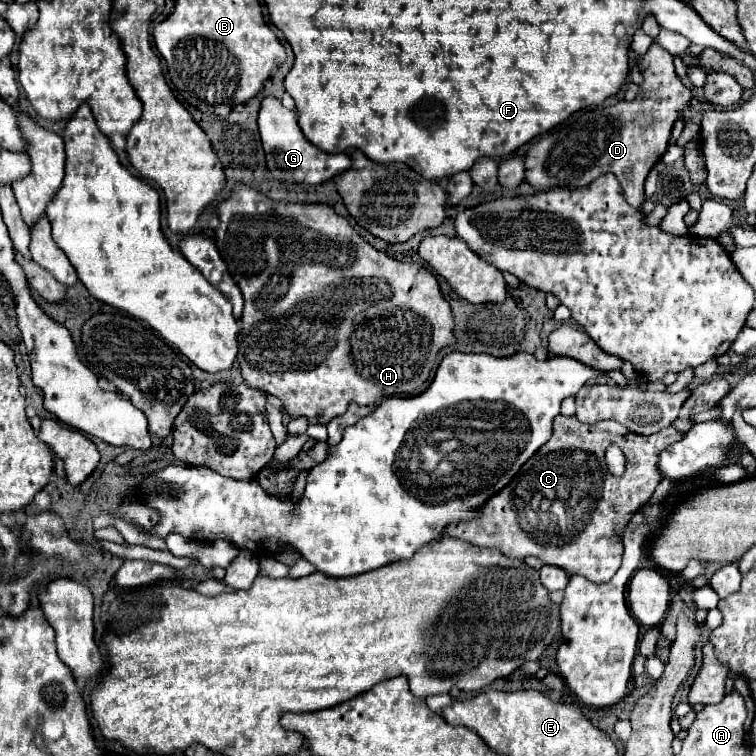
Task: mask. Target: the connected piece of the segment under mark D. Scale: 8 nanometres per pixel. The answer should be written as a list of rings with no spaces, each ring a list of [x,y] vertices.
[[[657,41],[639,57],[639,67],[645,81],[635,101],[619,101],[613,107],[579,111],[529,147],[525,155],[525,179],[535,193],[553,187],[585,187],[599,175],[613,173],[623,187],[627,203],[635,209],[641,207],[645,201],[645,179],[667,151],[673,123],[679,119],[679,113],[687,109],[693,95],[677,77],[673,55]]]

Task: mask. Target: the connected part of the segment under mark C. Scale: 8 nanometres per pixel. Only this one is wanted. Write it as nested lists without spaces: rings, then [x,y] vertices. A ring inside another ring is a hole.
[[[557,415],[553,423],[553,435],[525,467],[515,475],[515,479],[497,495],[493,495],[483,505],[483,515],[473,521],[461,521],[449,525],[445,535],[469,541],[477,547],[493,547],[503,555],[513,559],[525,559],[527,555],[539,557],[543,565],[555,565],[567,571],[569,575],[583,575],[593,583],[607,583],[621,565],[621,527],[631,521],[631,515],[643,507],[653,495],[655,487],[661,483],[661,471],[657,469],[657,455],[665,451],[669,445],[683,439],[683,431],[675,427],[665,427],[659,433],[649,437],[627,431],[617,421],[601,421],[595,425],[585,425],[575,417]],[[609,445],[619,445],[625,453],[625,459],[633,461],[633,471],[625,471],[623,477],[613,477],[605,467],[605,449]]]

